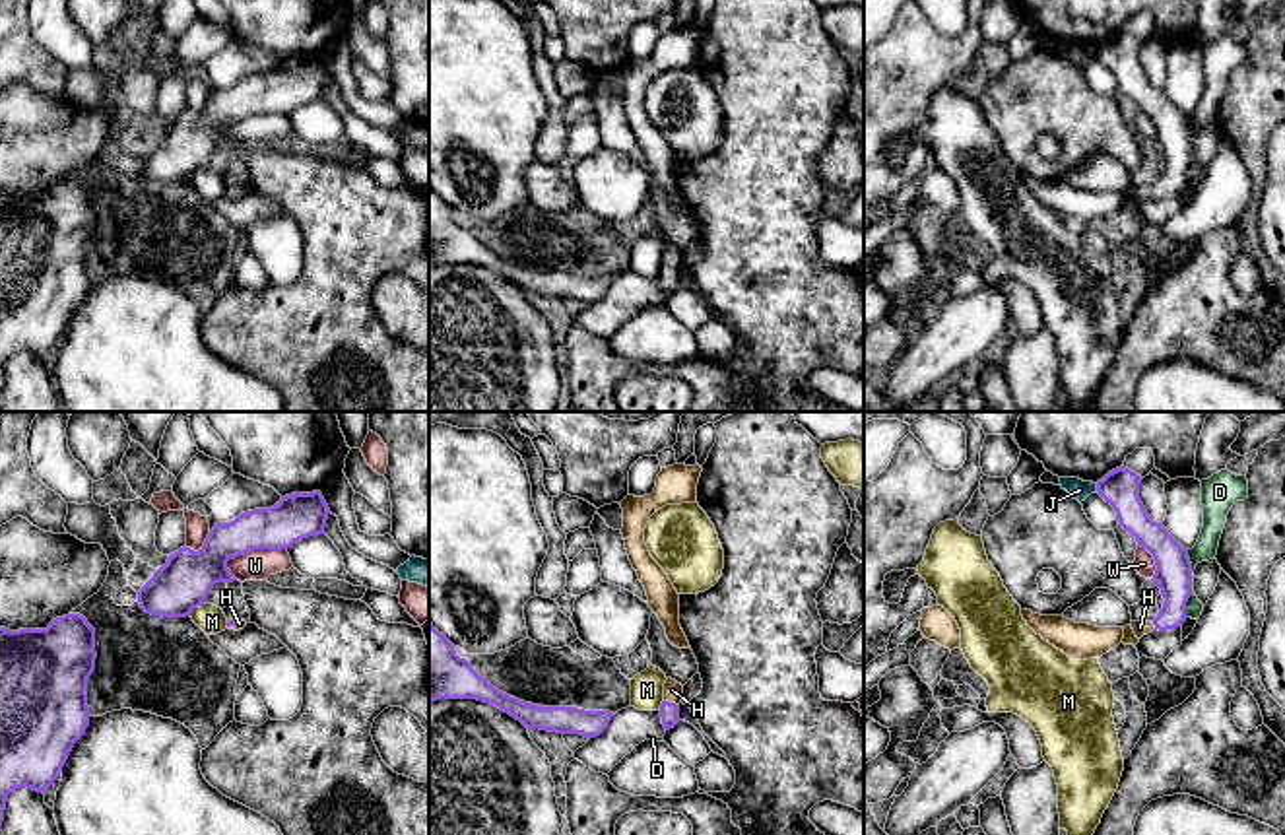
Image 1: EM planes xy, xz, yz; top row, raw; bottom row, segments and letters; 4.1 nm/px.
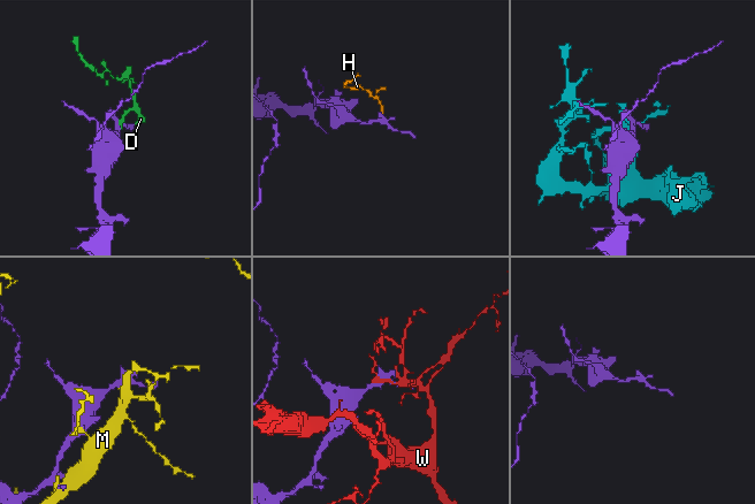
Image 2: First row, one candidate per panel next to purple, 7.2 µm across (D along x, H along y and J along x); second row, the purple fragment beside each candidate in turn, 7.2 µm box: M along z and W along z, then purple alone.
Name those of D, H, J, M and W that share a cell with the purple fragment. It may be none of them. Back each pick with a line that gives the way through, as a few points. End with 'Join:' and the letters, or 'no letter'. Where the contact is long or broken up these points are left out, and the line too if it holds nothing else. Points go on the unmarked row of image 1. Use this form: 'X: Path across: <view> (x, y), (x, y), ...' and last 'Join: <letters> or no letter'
H: Path across: xz (668, 276), (672, 268), (672, 255)
Join: H

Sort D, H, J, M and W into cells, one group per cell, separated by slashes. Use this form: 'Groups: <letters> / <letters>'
Groups: D M / H / J / W

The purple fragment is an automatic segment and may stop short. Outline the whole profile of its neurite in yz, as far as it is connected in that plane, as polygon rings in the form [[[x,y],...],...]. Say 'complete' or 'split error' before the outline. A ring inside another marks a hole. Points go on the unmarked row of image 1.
split error | [[[1120,31],[1097,47],[1099,60],[1116,76],[1118,91],[1128,95],[1137,111],[1145,113],[1155,124],[1153,148],[1165,163],[1153,186],[1132,186],[1137,204],[1153,194],[1176,194],[1186,186],[1186,167],[1192,155],[1192,128],[1188,115],[1182,113],[1163,91],[1155,87],[1141,64],[1141,41]]]

